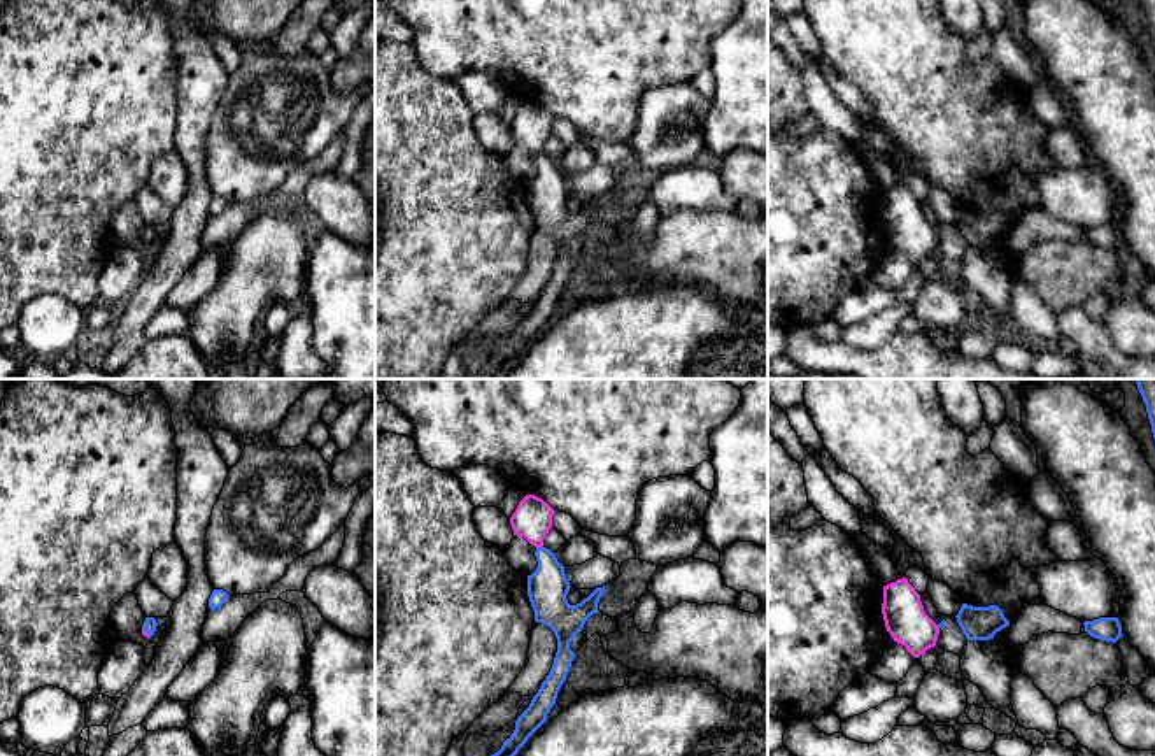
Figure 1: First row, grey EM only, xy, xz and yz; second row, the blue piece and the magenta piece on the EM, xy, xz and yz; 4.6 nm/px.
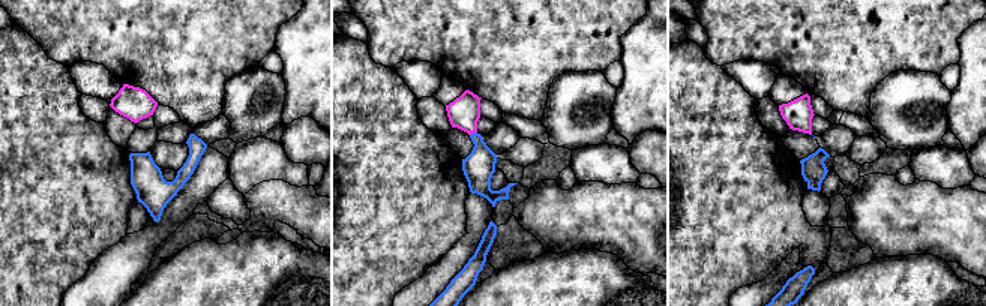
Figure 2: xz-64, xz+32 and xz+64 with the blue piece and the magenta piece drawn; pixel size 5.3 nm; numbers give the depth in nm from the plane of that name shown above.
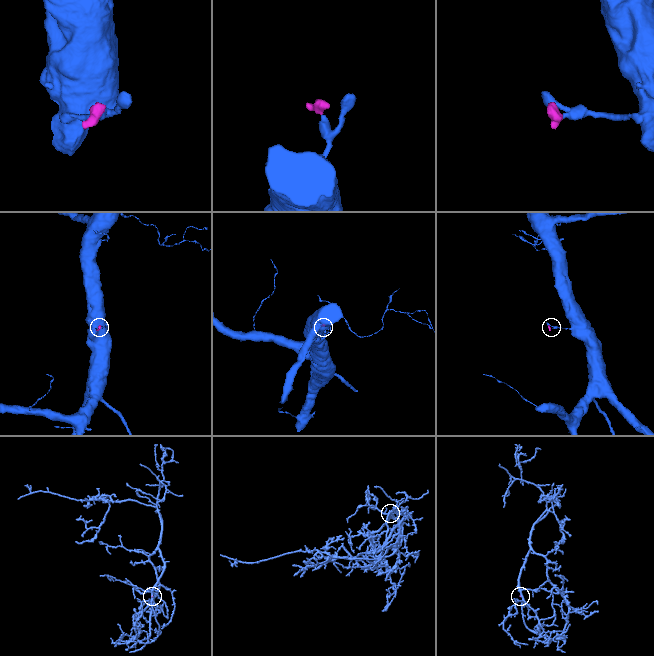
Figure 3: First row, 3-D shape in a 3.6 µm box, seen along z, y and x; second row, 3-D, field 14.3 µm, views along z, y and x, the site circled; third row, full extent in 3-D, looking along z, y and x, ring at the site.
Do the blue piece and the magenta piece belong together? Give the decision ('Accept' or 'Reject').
Accept

